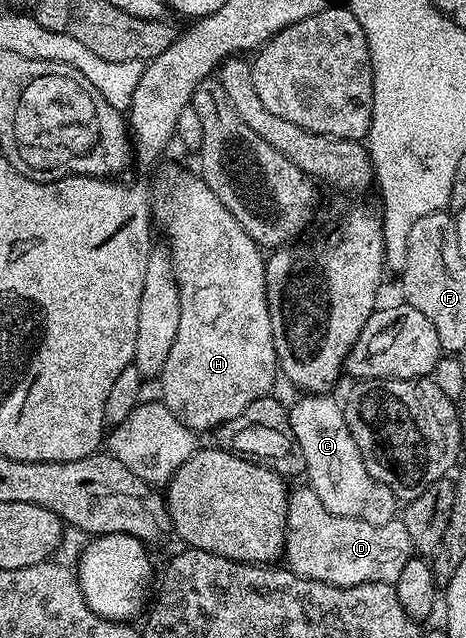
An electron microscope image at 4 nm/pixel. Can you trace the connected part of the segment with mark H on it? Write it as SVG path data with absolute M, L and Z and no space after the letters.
M179 172L175 176L175 185L167 184L156 196L154 193L153 220L158 231L160 228L167 235L165 244L171 253L171 265L179 287L180 318L177 322L177 338L173 338L173 350L169 350L169 359L165 362L161 373L161 381L163 380L161 400L167 405L167 409L188 428L199 434L207 431L210 433L212 430L220 428L225 422L237 418L237 414L241 414L245 410L245 406L249 406L257 398L268 395L272 391L271 387L275 384L275 376L277 380L279 359L273 346L273 326L269 318L267 283L265 282L267 263L260 245L256 244L253 238L249 238L249 234L243 229L241 222L237 222L237 218L233 218L233 214L229 214L229 210L225 210L221 198L217 198L217 194L213 194L213 190L209 190L209 186L198 175L192 174L190 176L187 172Z

